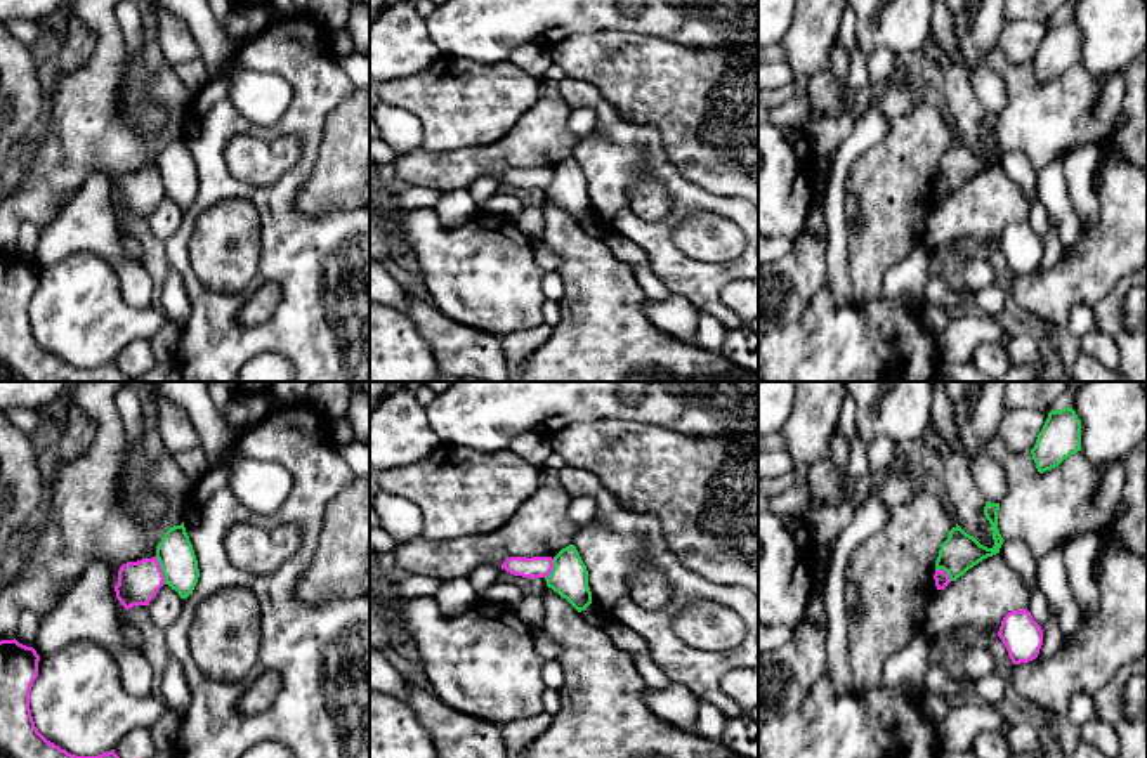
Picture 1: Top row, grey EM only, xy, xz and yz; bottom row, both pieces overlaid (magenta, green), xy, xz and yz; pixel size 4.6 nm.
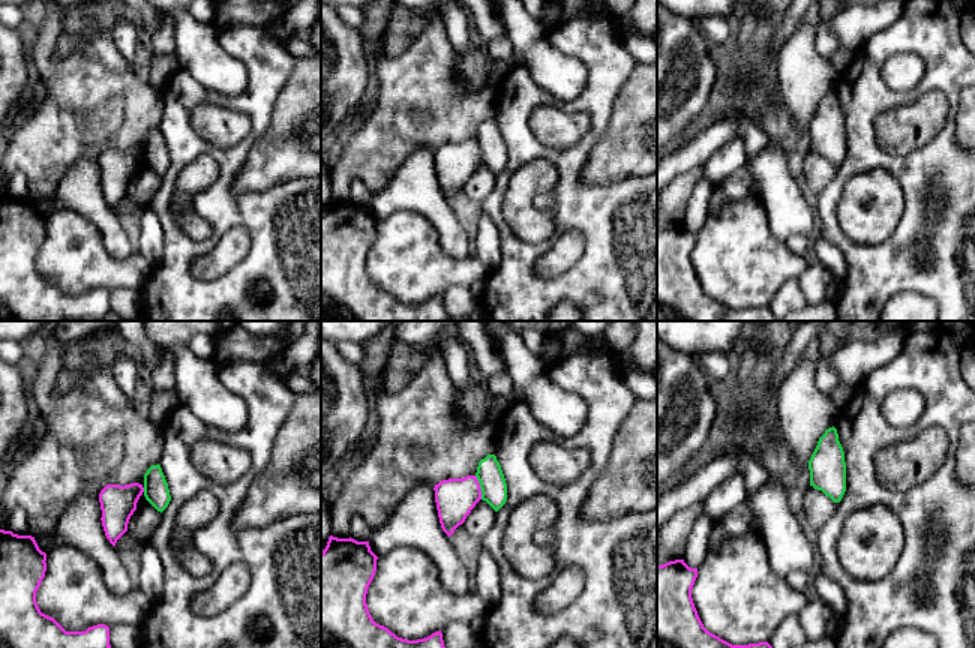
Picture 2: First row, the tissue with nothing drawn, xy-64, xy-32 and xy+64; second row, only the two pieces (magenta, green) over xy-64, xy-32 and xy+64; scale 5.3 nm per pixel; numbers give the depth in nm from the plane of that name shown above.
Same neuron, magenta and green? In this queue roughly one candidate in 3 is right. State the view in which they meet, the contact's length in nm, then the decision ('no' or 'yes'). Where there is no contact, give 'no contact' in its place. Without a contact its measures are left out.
xy | 140 nm | no

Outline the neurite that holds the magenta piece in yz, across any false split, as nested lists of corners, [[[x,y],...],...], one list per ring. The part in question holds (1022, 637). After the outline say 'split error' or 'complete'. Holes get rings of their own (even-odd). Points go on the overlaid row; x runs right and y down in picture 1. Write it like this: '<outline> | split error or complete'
[[[1027,609],[1008,612],[1001,621],[998,637],[1013,664],[1036,659],[1043,645],[1043,630]]] | complete

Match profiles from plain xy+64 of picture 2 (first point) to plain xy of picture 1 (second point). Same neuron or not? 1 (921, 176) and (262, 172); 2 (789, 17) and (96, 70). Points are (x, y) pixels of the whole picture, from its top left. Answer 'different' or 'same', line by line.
1: different
2: different

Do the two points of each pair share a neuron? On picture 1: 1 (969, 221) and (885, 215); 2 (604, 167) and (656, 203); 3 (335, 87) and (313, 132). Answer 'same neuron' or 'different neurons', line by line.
1: different neurons
2: different neurons
3: same neuron

